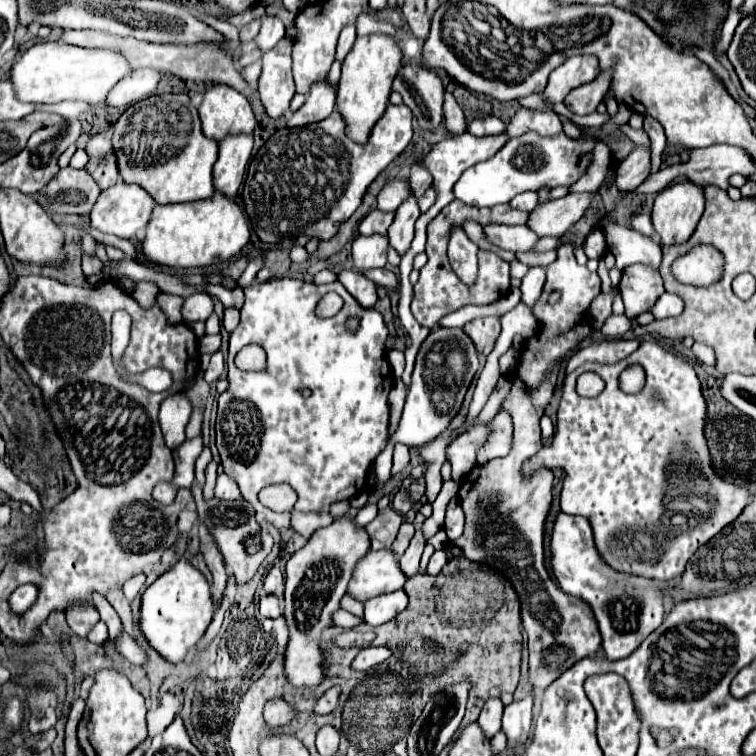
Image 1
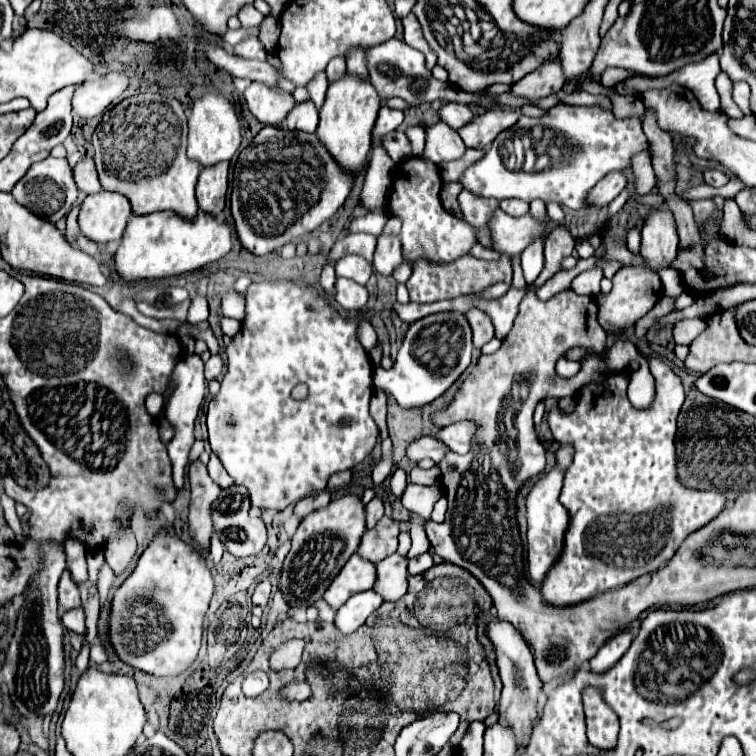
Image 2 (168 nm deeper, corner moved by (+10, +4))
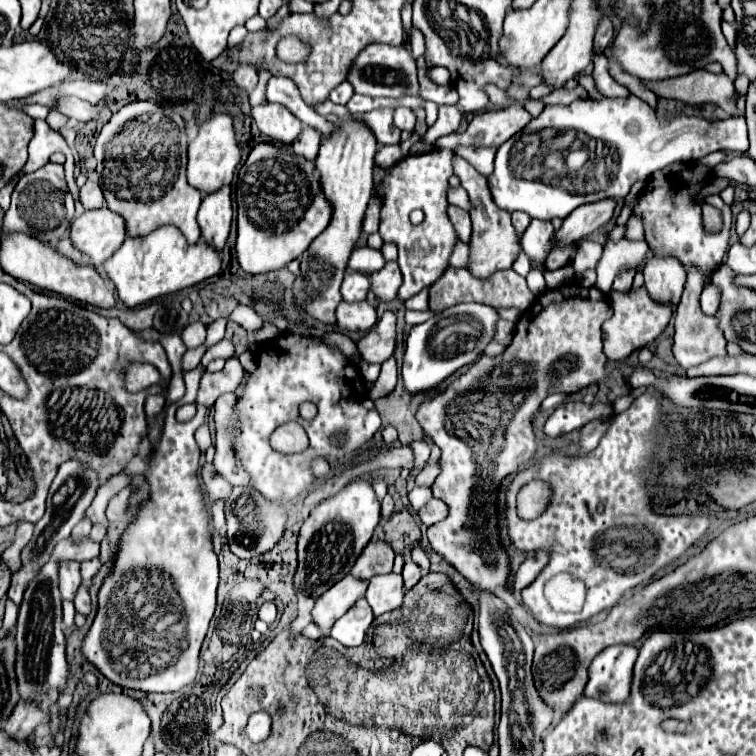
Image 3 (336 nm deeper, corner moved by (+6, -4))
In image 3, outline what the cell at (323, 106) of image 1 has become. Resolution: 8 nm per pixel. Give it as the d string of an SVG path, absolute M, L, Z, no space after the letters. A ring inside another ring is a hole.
M306 126L300 133L300 138L296 138L296 142L292 142L292 150L296 154L302 154L304 158L316 158L318 142L320 142L320 132Z

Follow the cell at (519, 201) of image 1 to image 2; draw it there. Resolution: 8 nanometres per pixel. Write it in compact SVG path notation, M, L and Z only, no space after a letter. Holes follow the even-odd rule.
M502 200L500 208L510 216L524 216L528 212L528 204L520 200Z

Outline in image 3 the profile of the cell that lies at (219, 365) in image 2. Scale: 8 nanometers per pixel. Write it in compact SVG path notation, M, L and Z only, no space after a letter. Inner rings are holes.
M238 358L226 360L226 366L220 372L204 374L200 382L200 392L198 392L198 404L212 406L218 396L226 392L234 392L240 386L242 378L244 378L244 368L240 366Z

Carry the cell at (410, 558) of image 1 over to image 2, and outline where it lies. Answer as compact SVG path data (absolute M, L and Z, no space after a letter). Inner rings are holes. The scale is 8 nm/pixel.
M392 554L386 560L376 564L376 582L374 582L372 590L376 594L380 594L384 598L384 602L396 602L408 590L406 576L408 576L406 558Z

